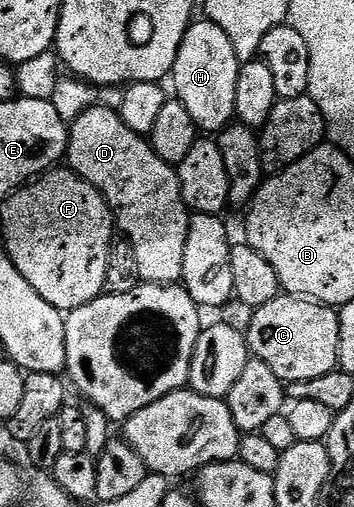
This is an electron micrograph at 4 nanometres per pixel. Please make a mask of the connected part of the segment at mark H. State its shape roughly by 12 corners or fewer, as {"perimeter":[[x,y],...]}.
{"perimeter":[[191,21],[172,79],[199,131],[235,121],[240,63],[224,28]]}

